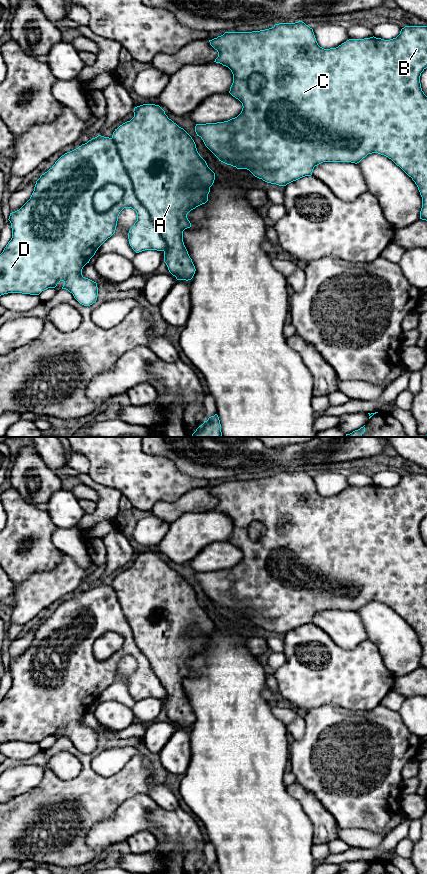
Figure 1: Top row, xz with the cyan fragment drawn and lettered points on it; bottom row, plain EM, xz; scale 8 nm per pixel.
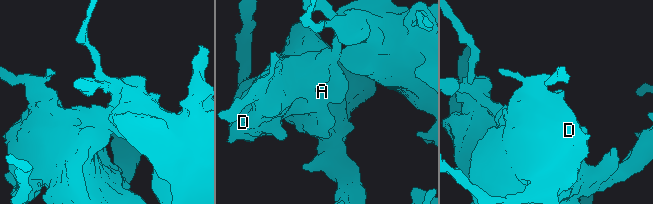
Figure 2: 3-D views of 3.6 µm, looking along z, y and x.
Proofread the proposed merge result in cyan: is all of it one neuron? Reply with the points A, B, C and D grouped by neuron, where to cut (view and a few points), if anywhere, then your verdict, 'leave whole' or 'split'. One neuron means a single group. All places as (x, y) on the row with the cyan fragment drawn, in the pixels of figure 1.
A / B C D | xz (111, 138), (136, 197), (165, 241), (164, 250) | split

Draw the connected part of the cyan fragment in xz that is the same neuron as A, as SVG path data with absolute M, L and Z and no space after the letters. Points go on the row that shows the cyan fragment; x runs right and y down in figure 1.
M155 104L134 108L134 117L113 132L126 171L133 183L133 190L148 211L154 226L166 241L164 262L177 280L191 280L195 266L183 242L183 231L191 227L187 214L208 201L215 173L197 151L192 137Z

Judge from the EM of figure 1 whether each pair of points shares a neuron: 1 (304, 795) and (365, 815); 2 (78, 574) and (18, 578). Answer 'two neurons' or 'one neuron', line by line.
1: two neurons
2: two neurons

